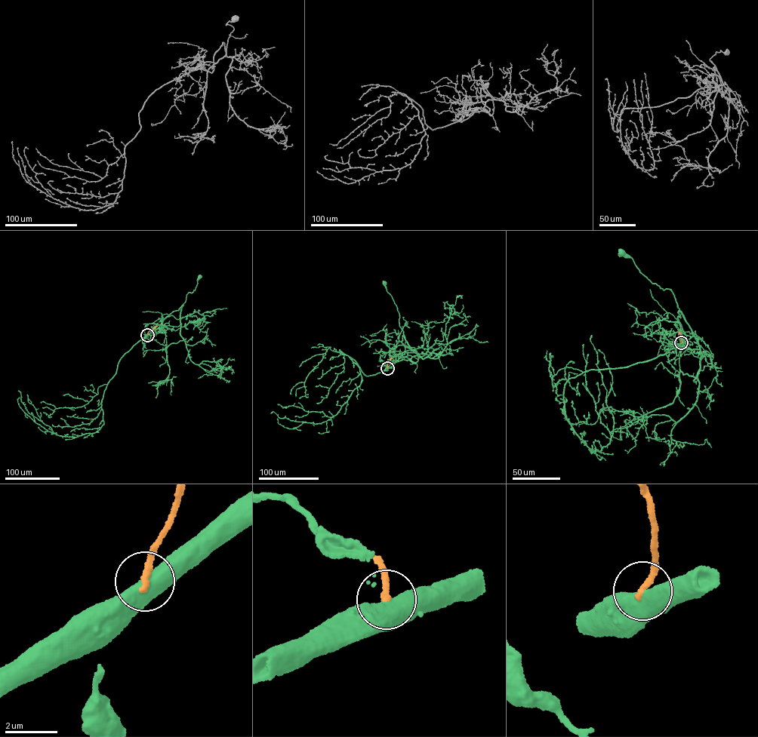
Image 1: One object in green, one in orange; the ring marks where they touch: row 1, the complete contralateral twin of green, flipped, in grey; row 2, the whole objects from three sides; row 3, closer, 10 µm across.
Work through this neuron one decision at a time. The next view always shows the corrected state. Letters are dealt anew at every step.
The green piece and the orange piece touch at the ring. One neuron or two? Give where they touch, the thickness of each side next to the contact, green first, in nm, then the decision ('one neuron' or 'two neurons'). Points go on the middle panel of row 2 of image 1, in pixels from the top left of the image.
(387, 368) | 550/240 nm | two neurons

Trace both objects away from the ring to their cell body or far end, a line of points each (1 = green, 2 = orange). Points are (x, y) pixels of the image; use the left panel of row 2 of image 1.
1: (147, 335), (183, 305), (186, 294), (194, 290), (199, 276)
2: (147, 335), (157, 326)

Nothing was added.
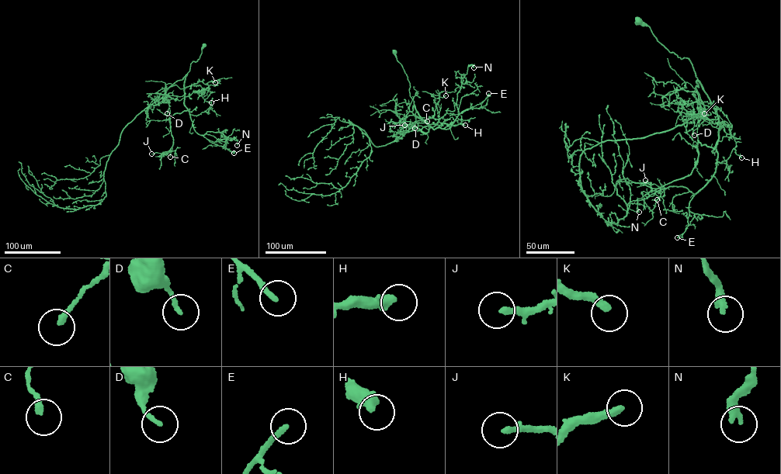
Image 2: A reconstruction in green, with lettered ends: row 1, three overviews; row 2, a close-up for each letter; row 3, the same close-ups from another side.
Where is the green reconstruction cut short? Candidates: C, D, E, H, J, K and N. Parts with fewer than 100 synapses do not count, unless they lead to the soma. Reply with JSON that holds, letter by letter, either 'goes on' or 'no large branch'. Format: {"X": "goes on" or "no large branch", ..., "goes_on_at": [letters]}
{"C": "no large branch", "D": "no large branch", "E": "no large branch", "H": "no large branch", "J": "no large branch", "K": "no large branch", "N": "no large branch", "goes_on_at": []}

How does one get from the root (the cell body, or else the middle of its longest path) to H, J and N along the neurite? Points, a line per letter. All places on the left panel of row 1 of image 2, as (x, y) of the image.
H: (204, 45), (199, 57), (191, 64), (185, 77), (185, 96), (197, 91), (205, 101), (211, 102)
J: (204, 45), (189, 71), (162, 97), (168, 102), (172, 146), (165, 153), (151, 153)
N: (204, 45), (185, 77), (184, 105), (199, 134), (221, 133), (237, 140), (237, 145)

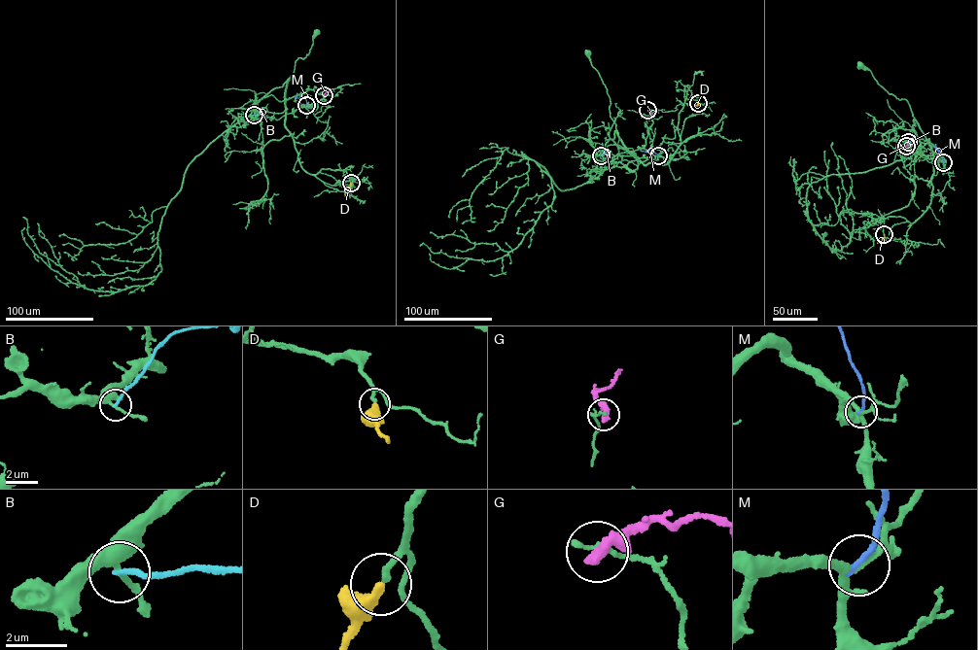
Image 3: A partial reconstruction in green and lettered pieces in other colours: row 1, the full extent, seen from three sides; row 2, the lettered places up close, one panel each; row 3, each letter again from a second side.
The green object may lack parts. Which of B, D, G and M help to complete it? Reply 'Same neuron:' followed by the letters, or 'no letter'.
Same neuron: D

